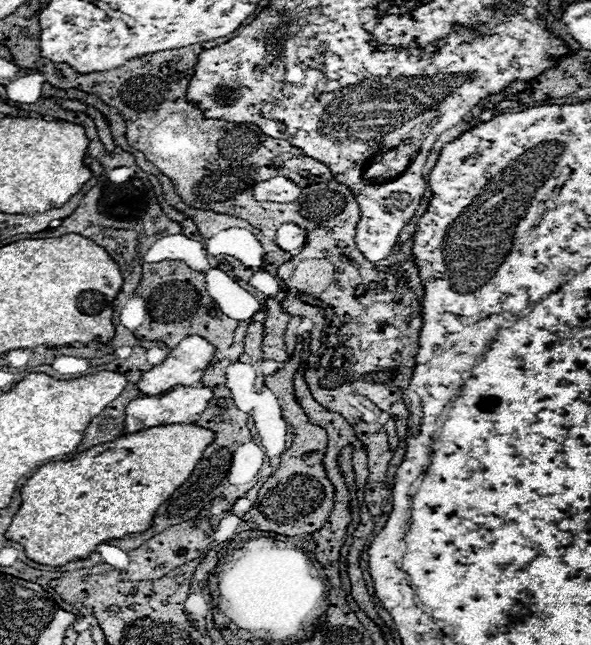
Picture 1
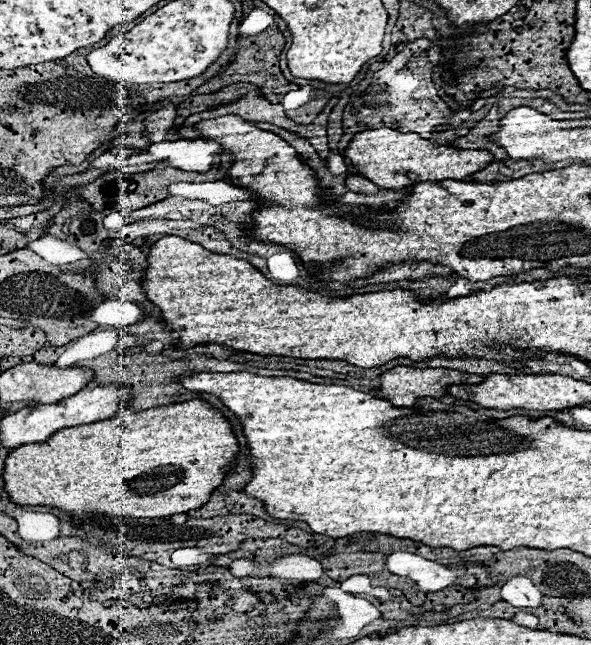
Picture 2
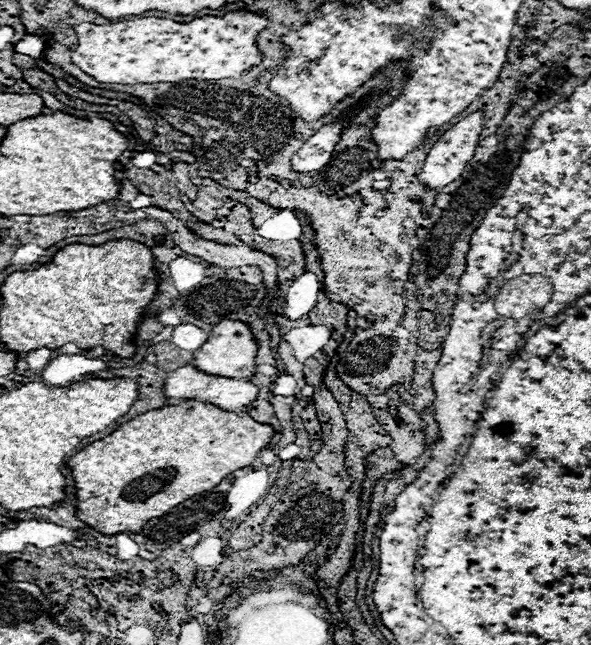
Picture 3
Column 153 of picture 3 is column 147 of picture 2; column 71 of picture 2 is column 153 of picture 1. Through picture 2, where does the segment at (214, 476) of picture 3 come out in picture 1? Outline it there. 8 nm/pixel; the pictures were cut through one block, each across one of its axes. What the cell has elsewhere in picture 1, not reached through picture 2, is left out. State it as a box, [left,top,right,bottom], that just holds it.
[6,424,214,566]

